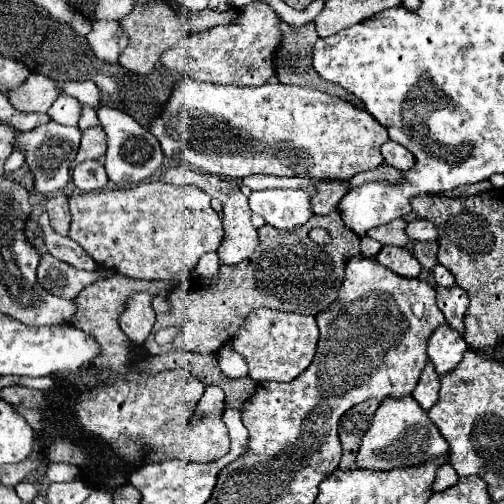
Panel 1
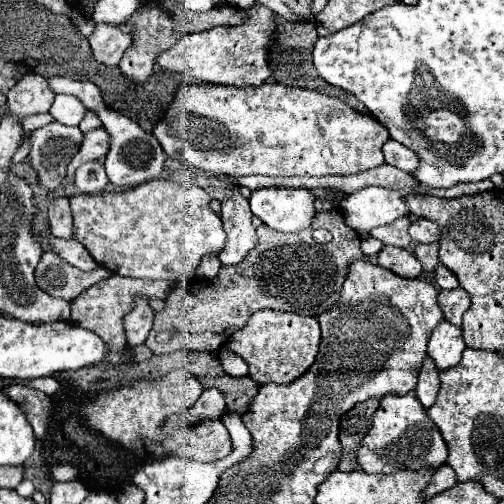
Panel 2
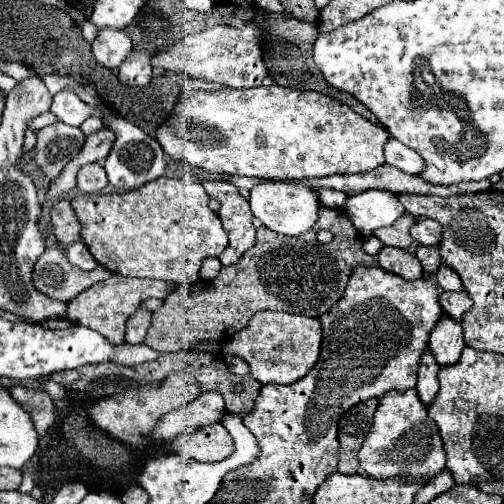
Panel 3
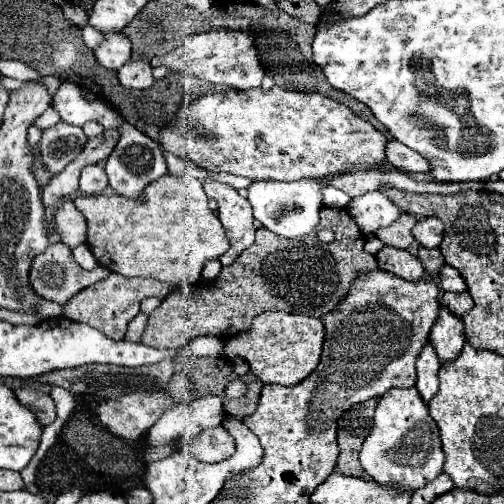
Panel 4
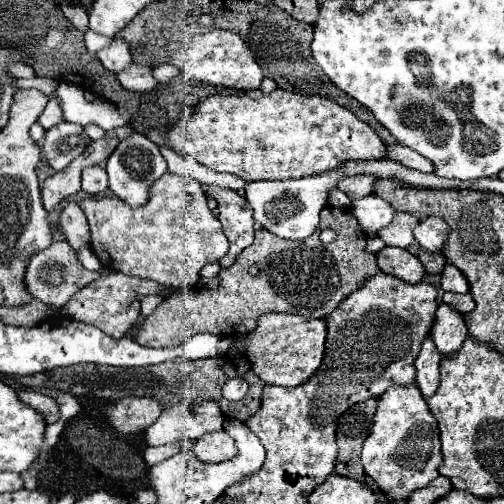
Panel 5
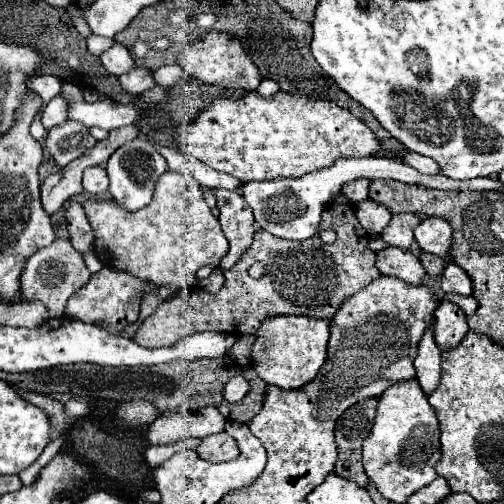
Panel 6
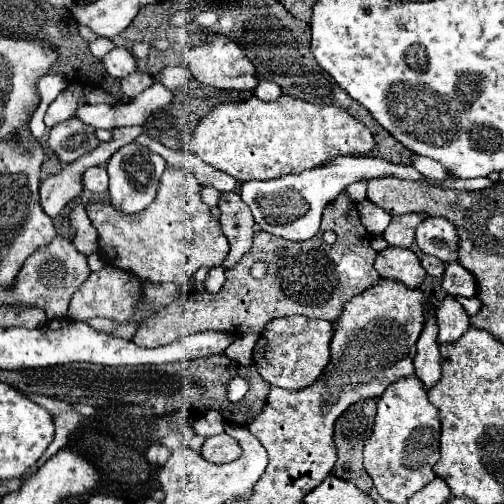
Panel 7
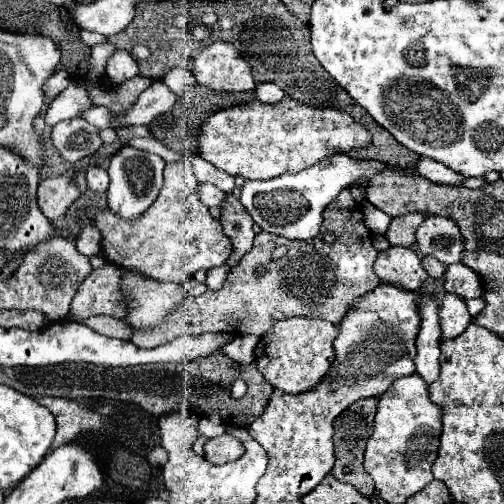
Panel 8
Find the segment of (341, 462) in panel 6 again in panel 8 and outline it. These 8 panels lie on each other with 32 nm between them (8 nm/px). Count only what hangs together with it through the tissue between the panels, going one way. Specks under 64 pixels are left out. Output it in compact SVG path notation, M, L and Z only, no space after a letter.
M364 398L358 400L354 404L350 404L336 420L334 420L334 446L336 446L336 464L332 468L332 476L336 476L342 482L348 482L352 486L356 486L364 496L372 496L374 492L374 484L372 484L372 476L368 476L368 472L362 466L364 460L364 444L366 440L372 436L372 428L374 428L374 416L376 416L376 398Z

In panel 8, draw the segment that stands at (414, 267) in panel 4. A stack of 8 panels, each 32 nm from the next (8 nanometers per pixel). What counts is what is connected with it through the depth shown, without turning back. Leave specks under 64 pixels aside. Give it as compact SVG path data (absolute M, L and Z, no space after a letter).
M390 246L382 250L374 262L374 270L382 282L392 282L404 290L420 290L428 274L412 248Z

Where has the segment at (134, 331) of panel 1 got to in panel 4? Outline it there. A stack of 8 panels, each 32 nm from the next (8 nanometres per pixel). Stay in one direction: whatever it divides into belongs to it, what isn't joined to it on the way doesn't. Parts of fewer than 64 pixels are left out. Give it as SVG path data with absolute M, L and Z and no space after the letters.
M138 312L138 314L136 314L136 318L132 318L132 320L128 322L126 338L128 338L130 342L140 342L140 338L142 338L142 334L144 334L146 324L148 324L148 314Z

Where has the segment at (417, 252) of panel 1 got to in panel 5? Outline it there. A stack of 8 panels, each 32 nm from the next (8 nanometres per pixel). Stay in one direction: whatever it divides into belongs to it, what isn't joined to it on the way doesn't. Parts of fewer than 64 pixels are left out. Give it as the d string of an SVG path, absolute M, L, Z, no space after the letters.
M420 248L418 258L420 258L422 266L426 268L426 272L428 272L430 276L440 274L440 272L442 272L442 268L444 268L444 264L446 264L446 258L444 258L440 252L424 252L422 248Z

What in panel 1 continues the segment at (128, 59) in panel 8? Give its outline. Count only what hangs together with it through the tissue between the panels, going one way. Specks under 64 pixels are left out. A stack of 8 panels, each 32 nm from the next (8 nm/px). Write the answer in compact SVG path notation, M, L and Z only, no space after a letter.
M94 20L92 30L86 38L88 38L88 44L92 46L94 54L100 60L112 62L112 64L118 62L120 52L124 50L124 44L126 44L124 30L114 20Z

